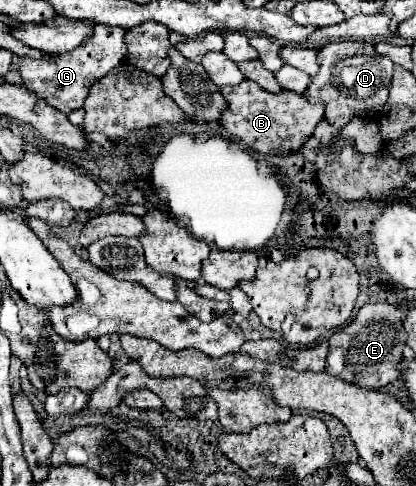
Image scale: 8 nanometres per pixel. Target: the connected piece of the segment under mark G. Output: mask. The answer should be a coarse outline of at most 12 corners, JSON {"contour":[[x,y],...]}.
{"contour":[[123,27],[51,59],[21,57],[25,87],[67,115],[125,59]]}

